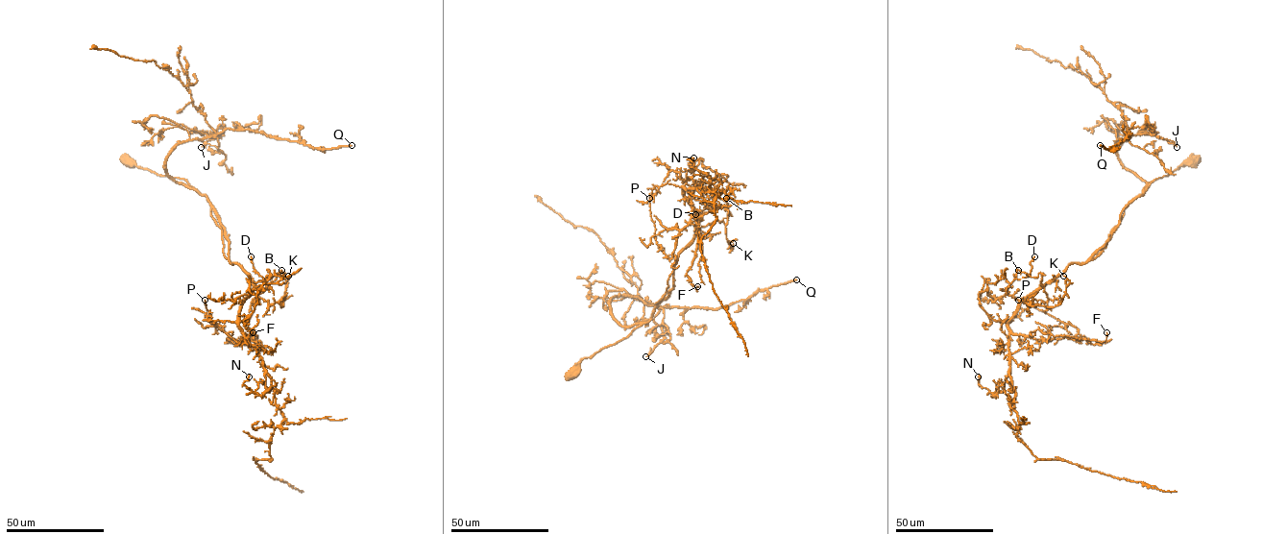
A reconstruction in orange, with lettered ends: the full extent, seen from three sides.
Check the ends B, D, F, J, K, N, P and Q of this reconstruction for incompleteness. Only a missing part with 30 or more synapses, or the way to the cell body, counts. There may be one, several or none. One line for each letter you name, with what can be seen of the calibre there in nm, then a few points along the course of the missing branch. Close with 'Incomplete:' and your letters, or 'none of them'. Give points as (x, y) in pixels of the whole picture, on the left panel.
Q: 240 nm thick
Incomplete: Q

